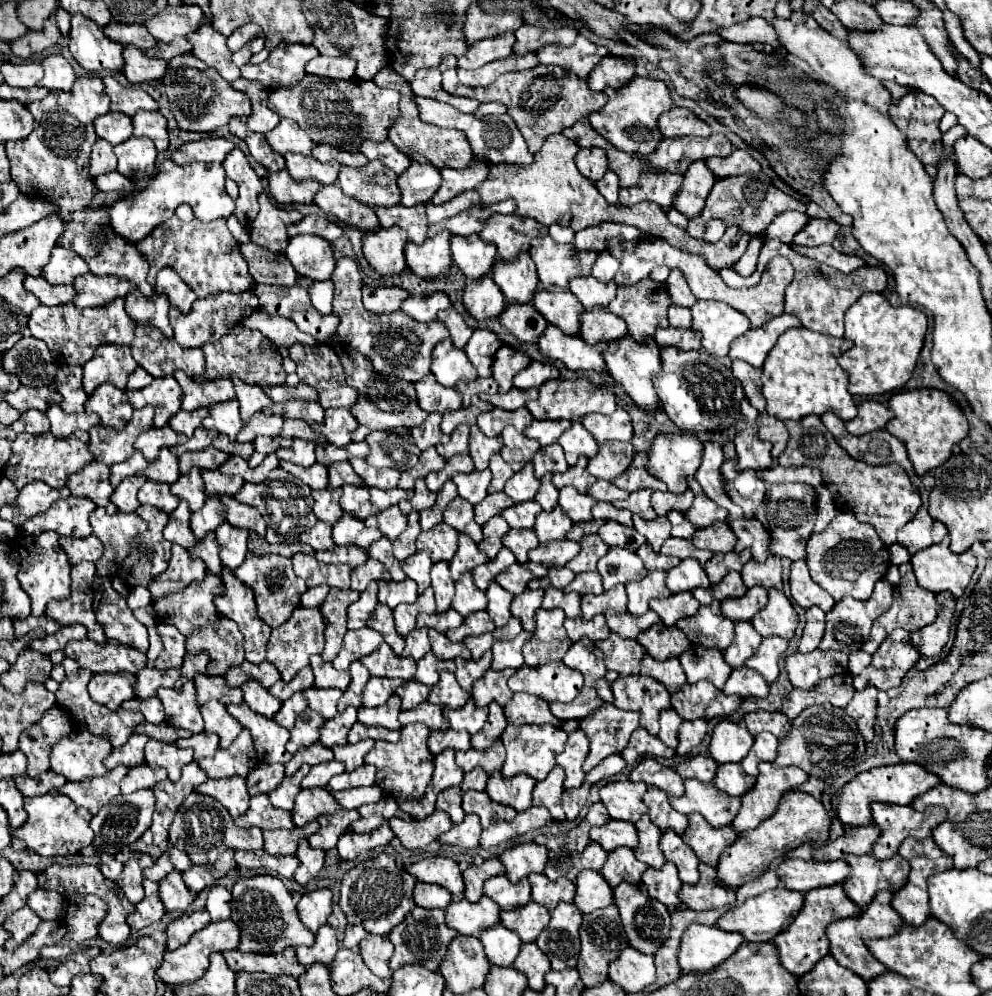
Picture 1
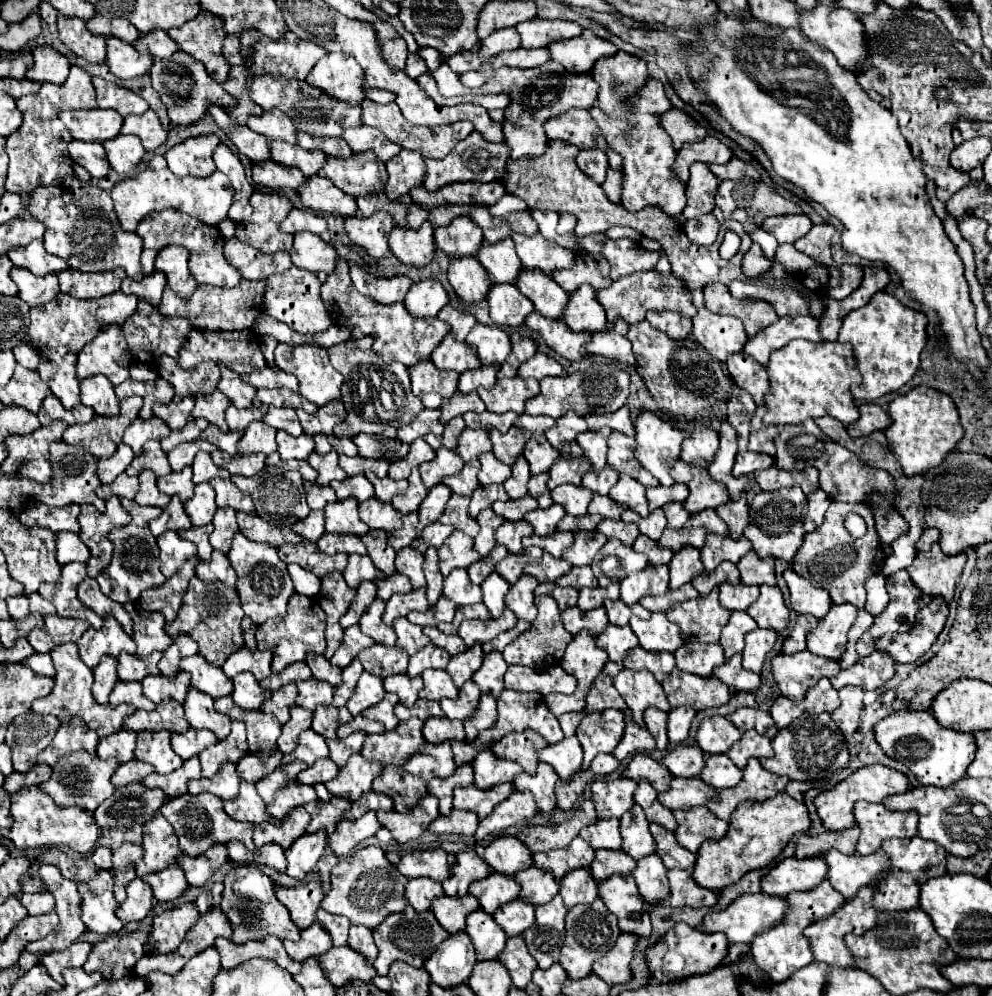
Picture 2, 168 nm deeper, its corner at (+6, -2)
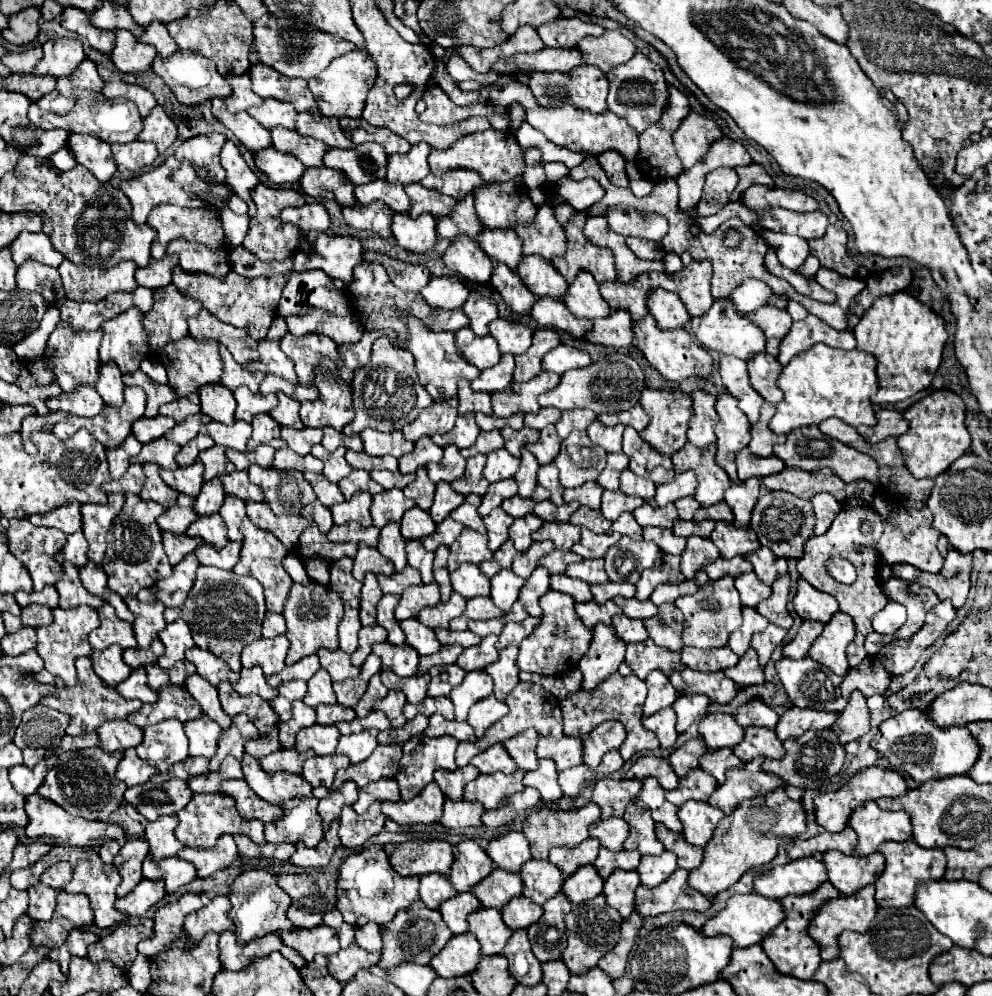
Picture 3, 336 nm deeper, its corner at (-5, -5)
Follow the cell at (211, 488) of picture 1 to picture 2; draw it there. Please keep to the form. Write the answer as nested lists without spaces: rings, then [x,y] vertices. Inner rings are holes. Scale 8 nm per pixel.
[[[197,453],[193,467],[193,483],[203,483],[203,481],[211,481],[211,479],[229,479],[229,471],[217,467],[211,461],[209,453]]]

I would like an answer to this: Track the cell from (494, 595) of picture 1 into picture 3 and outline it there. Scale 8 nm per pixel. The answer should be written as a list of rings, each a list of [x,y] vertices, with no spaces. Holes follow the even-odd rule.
[[[500,570],[494,578],[492,578],[492,594],[490,598],[494,600],[494,604],[502,610],[508,612],[512,608],[512,604],[518,600],[518,592],[524,586],[524,580],[520,576],[516,576],[512,570]]]

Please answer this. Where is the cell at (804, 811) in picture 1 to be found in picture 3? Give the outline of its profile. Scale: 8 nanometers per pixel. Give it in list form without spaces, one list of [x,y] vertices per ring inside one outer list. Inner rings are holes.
[[[776,788],[774,792],[770,794],[764,794],[764,796],[754,796],[754,798],[748,798],[742,802],[742,806],[736,806],[736,810],[728,816],[722,818],[722,822],[718,822],[712,838],[708,840],[708,846],[704,848],[704,862],[696,868],[696,870],[690,870],[688,874],[688,886],[692,886],[692,890],[698,890],[700,894],[708,896],[708,898],[714,898],[716,894],[728,890],[746,870],[754,868],[754,866],[762,866],[762,864],[768,864],[776,852],[778,852],[778,846],[780,842],[786,838],[786,836],[800,836],[802,832],[806,830],[806,814],[804,814],[804,808],[800,802],[796,800],[790,800],[784,792],[784,788]]]

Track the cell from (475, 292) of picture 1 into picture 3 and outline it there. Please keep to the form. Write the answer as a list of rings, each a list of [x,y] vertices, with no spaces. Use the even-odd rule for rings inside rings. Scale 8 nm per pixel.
[[[456,238],[442,254],[444,264],[470,282],[486,284],[494,270],[492,260],[480,250],[474,238]]]

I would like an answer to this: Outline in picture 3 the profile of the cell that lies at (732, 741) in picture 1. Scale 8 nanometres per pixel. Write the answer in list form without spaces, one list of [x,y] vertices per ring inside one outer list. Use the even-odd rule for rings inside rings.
[[[724,712],[706,714],[698,724],[698,732],[710,750],[718,750],[726,746],[732,748],[744,738],[744,730],[738,726],[734,716]]]

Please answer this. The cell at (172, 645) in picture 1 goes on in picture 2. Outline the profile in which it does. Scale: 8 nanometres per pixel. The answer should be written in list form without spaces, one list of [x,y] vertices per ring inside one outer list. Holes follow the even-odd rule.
[[[135,601],[125,603],[127,613],[133,619],[133,641],[137,643],[137,657],[145,659],[151,651],[165,651],[173,639],[165,633],[165,619],[161,619],[161,613],[149,613],[143,611]]]

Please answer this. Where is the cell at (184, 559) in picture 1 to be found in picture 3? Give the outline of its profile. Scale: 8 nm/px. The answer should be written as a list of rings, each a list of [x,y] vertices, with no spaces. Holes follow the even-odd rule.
[[[162,532],[164,538],[164,548],[168,554],[168,560],[172,562],[172,566],[176,566],[186,554],[194,552],[198,544],[202,544],[200,538],[192,538],[188,534],[172,534],[172,532]]]

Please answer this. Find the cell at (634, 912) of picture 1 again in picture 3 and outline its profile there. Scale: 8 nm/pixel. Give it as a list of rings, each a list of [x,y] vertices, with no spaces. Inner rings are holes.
[[[614,870],[610,878],[604,880],[604,896],[606,902],[620,912],[622,918],[630,918],[636,910],[634,906],[634,890],[640,884],[640,876],[636,870]]]

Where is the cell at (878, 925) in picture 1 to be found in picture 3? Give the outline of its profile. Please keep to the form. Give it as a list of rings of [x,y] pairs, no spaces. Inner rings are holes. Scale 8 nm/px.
[[[864,886],[864,890],[852,894],[852,896],[840,896],[832,902],[826,902],[826,906],[820,906],[816,914],[812,914],[812,922],[808,926],[808,934],[812,934],[812,940],[820,946],[822,960],[834,960],[838,956],[838,944],[836,938],[844,930],[854,932],[866,932],[876,916],[876,900],[874,900],[874,886]]]

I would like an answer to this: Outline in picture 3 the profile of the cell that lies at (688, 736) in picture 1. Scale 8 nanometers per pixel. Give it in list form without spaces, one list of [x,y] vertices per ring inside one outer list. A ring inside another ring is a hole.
[[[696,694],[696,696],[678,696],[676,702],[672,704],[672,708],[676,710],[678,722],[676,722],[676,732],[682,734],[696,718],[702,718],[708,712],[708,698],[704,698],[704,694]]]

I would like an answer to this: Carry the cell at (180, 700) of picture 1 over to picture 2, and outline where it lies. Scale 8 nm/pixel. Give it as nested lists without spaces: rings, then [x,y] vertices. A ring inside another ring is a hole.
[[[181,671],[173,679],[163,677],[163,675],[149,675],[141,681],[141,685],[143,685],[145,697],[149,697],[153,703],[173,699],[183,705],[189,691],[189,675],[185,675],[185,671]]]

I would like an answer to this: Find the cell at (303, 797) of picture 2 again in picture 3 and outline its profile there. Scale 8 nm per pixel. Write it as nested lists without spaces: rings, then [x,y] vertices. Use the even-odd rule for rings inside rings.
[[[244,754],[242,758],[242,770],[244,770],[244,780],[250,784],[250,788],[266,802],[272,804],[282,804],[290,798],[310,798],[312,796],[312,786],[302,776],[294,774],[268,774],[256,758],[250,754]]]

